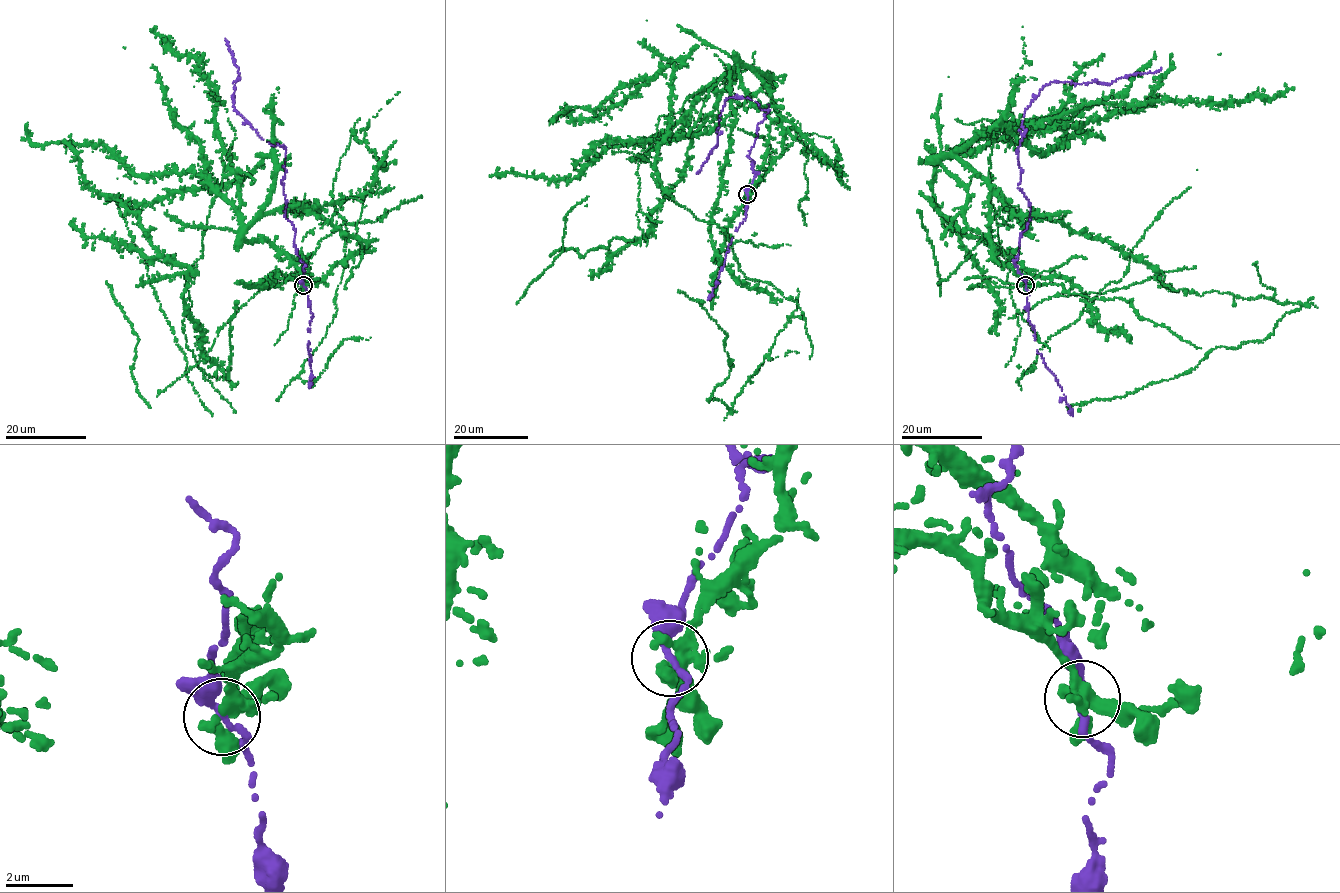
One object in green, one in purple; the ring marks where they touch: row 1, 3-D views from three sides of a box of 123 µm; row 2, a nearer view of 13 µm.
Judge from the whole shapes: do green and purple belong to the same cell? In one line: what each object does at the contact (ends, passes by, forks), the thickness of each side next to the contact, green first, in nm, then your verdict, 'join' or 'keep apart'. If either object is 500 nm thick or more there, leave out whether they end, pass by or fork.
green forks there; purple passes by; 320 nm thick on the green side, 200 nm on the other; join

